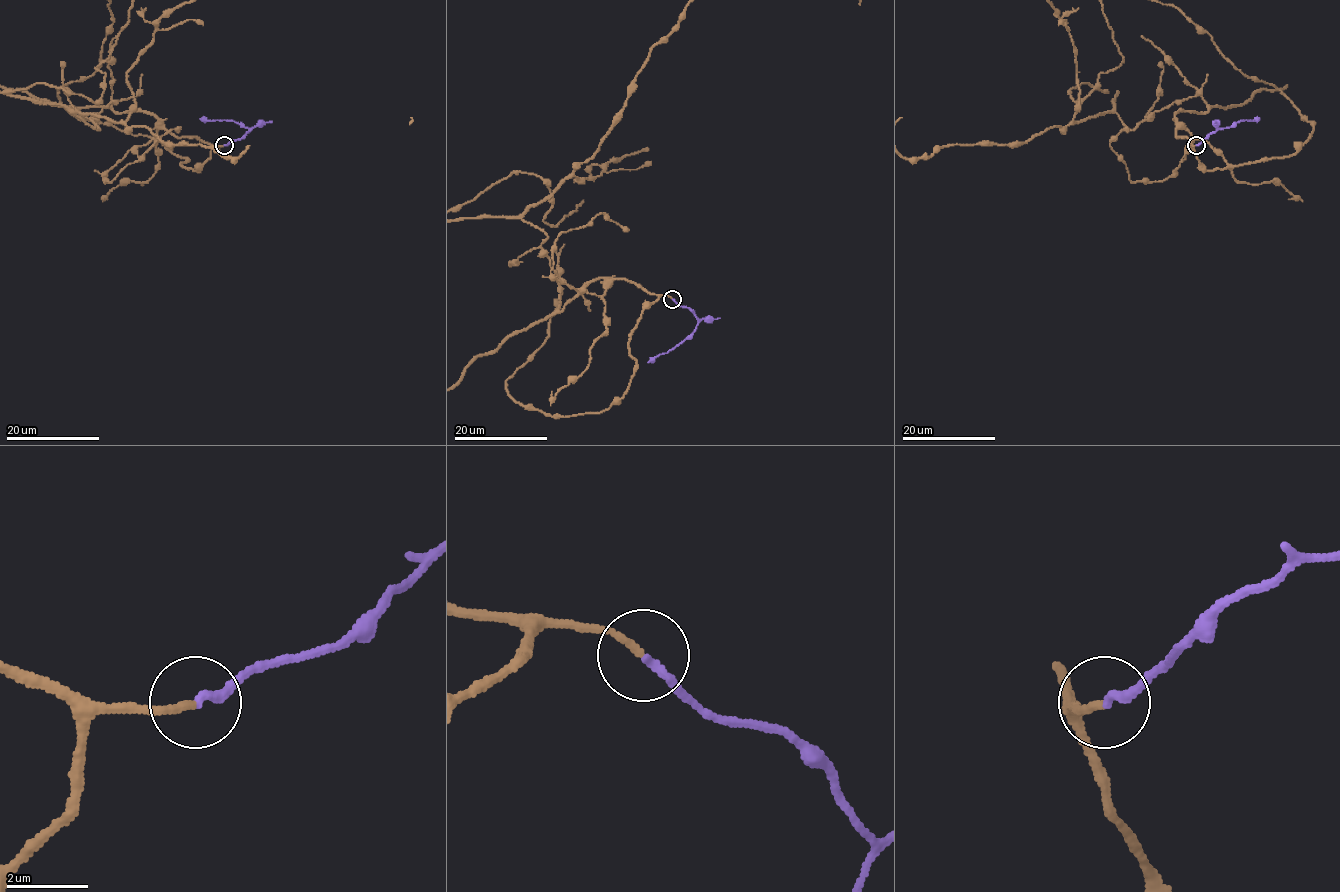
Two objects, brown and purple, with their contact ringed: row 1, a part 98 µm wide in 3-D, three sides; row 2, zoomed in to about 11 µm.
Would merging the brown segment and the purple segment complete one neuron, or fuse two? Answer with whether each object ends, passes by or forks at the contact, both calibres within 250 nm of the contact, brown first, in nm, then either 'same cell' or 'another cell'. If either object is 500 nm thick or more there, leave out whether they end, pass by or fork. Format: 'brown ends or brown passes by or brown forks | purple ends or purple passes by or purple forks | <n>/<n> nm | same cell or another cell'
brown ends | purple ends | 170/220 nm | same cell

